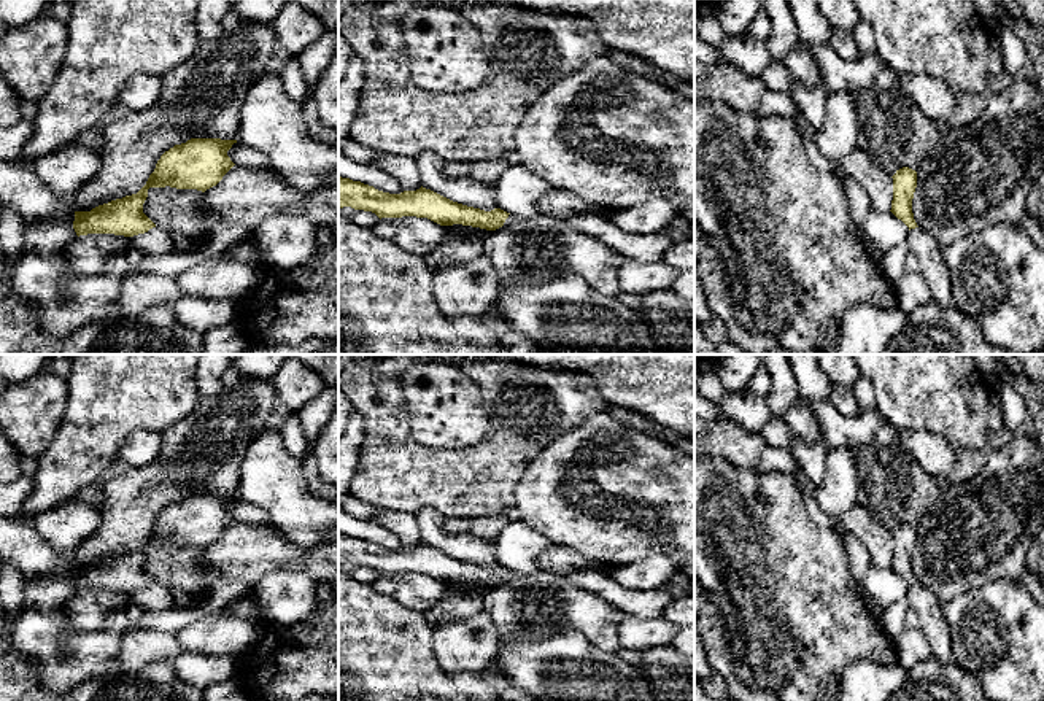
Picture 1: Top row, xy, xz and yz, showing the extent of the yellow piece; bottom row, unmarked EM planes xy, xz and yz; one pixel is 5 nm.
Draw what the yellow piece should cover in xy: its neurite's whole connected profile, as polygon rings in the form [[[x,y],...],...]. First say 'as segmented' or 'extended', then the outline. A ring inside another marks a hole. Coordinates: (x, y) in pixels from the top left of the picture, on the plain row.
extended; [[[191,494],[175,501],[160,512],[154,528],[137,550],[99,561],[91,567],[75,567],[76,591],[124,591],[132,596],[132,602],[149,612],[176,607],[180,599],[143,569],[148,545],[170,542],[205,548],[235,521],[227,512],[234,499],[237,496]]]

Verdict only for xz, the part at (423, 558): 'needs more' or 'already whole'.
needs more

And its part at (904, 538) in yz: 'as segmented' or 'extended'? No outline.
extended

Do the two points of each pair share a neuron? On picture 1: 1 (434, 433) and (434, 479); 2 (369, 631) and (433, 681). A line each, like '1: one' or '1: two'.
1: two
2: one

